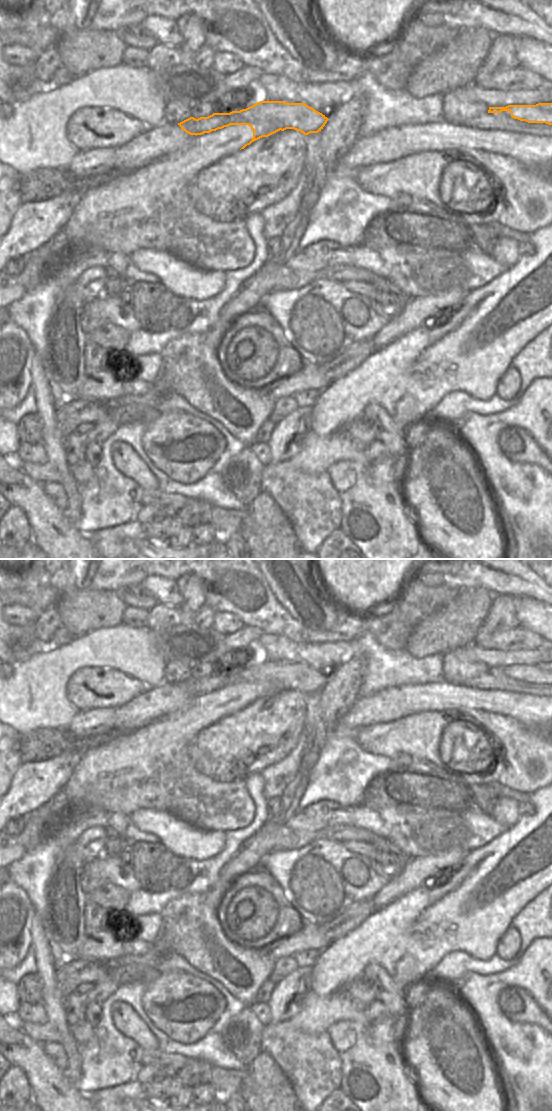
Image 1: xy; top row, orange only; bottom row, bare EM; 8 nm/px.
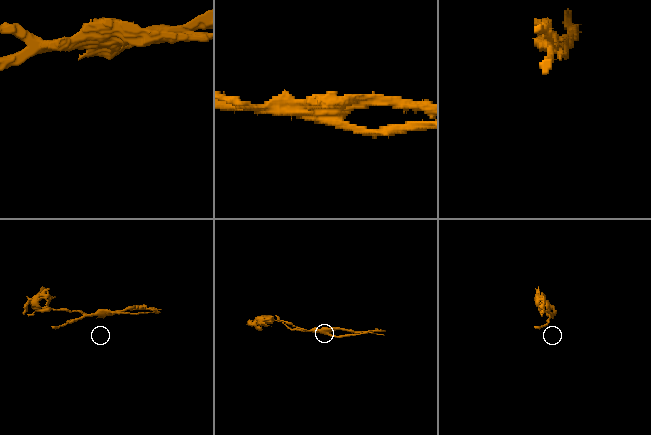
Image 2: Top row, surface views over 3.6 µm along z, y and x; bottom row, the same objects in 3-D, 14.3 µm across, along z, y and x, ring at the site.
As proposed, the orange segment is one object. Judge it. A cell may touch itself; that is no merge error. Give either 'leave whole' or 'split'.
split

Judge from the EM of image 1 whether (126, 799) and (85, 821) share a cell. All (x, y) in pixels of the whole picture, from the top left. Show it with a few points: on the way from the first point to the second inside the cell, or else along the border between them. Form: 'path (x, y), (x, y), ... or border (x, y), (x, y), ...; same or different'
border (92, 791), (98, 792), (101, 803), (115, 812); different

